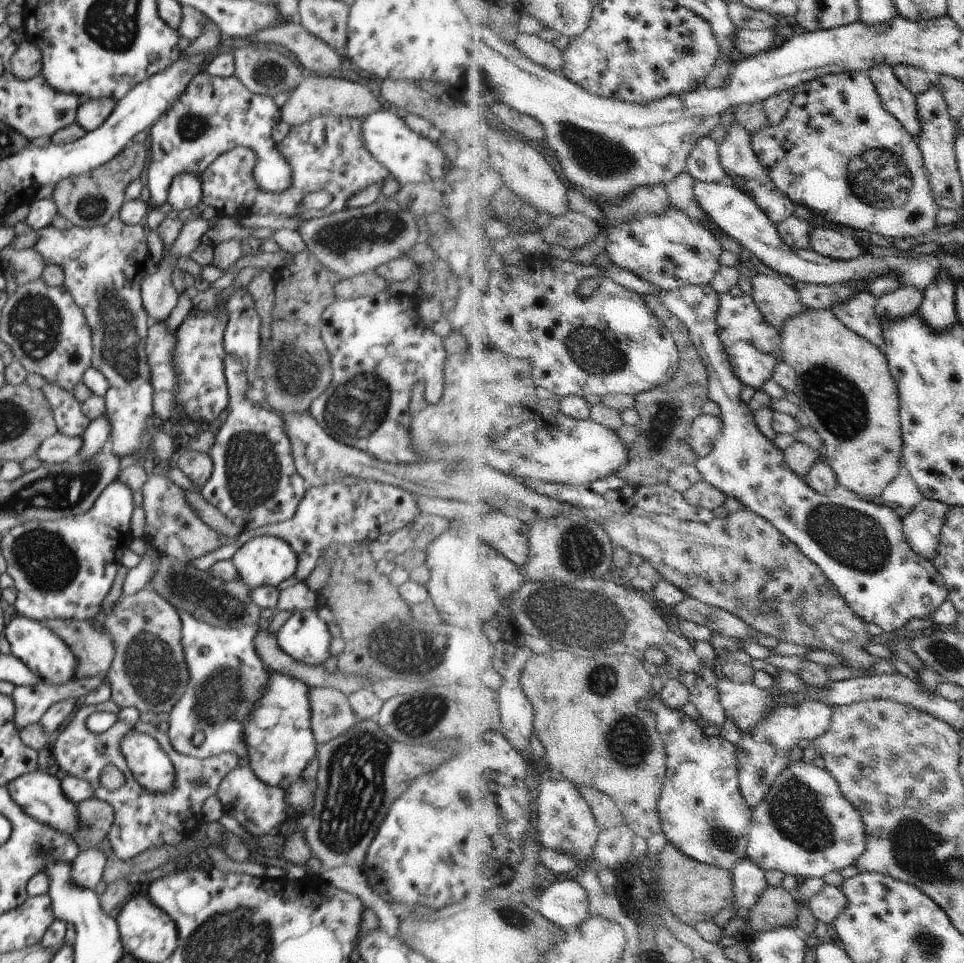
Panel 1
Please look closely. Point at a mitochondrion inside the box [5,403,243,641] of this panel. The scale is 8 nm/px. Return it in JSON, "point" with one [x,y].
{"point":[46,560]}

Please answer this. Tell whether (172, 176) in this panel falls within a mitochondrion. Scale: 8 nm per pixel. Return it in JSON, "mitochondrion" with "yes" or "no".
{"mitochondrion":"no"}

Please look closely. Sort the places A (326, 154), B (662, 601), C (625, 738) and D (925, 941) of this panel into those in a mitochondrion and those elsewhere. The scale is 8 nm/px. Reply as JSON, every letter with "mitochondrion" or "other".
{"A":"other","B":"other","C":"mitochondrion","D":"mitochondrion"}

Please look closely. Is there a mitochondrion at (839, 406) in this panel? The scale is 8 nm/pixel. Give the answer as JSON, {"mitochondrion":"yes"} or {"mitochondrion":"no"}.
{"mitochondrion":"yes"}

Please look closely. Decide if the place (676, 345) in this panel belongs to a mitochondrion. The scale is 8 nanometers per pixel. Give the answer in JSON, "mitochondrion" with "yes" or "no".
{"mitochondrion":"no"}

